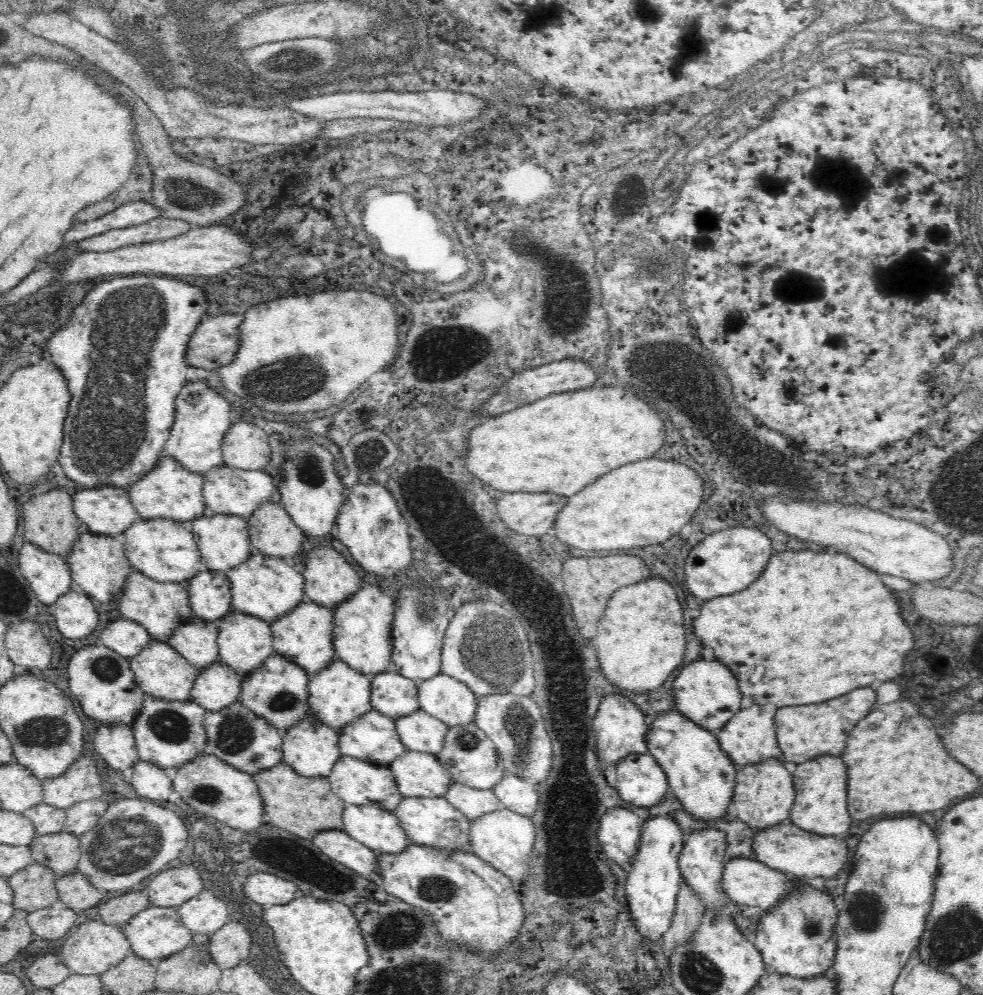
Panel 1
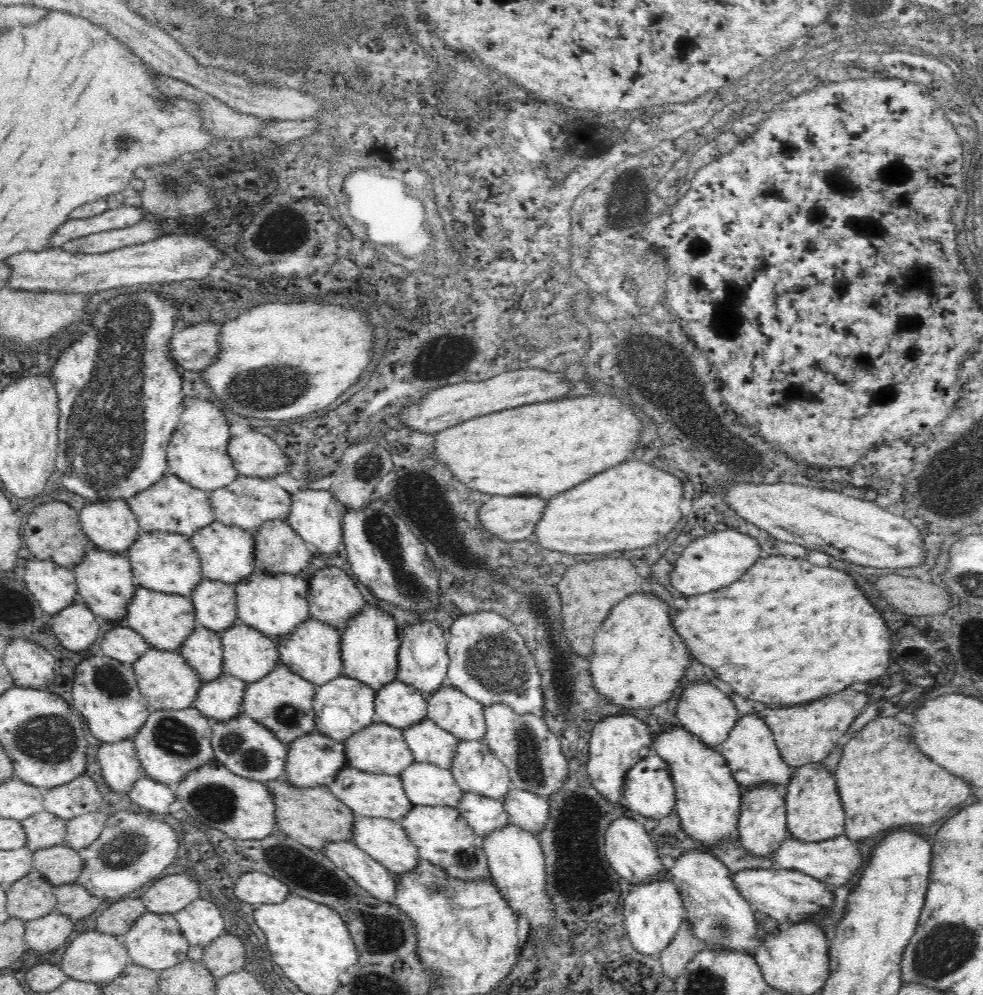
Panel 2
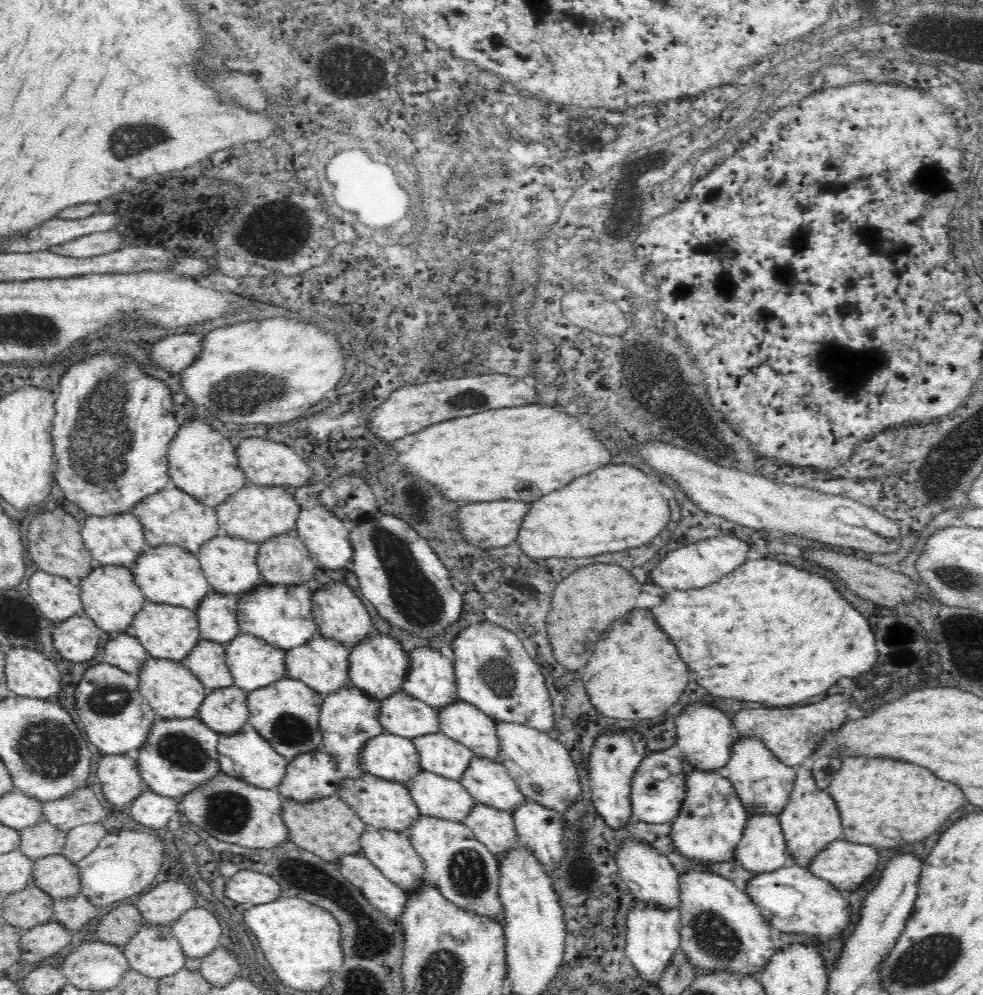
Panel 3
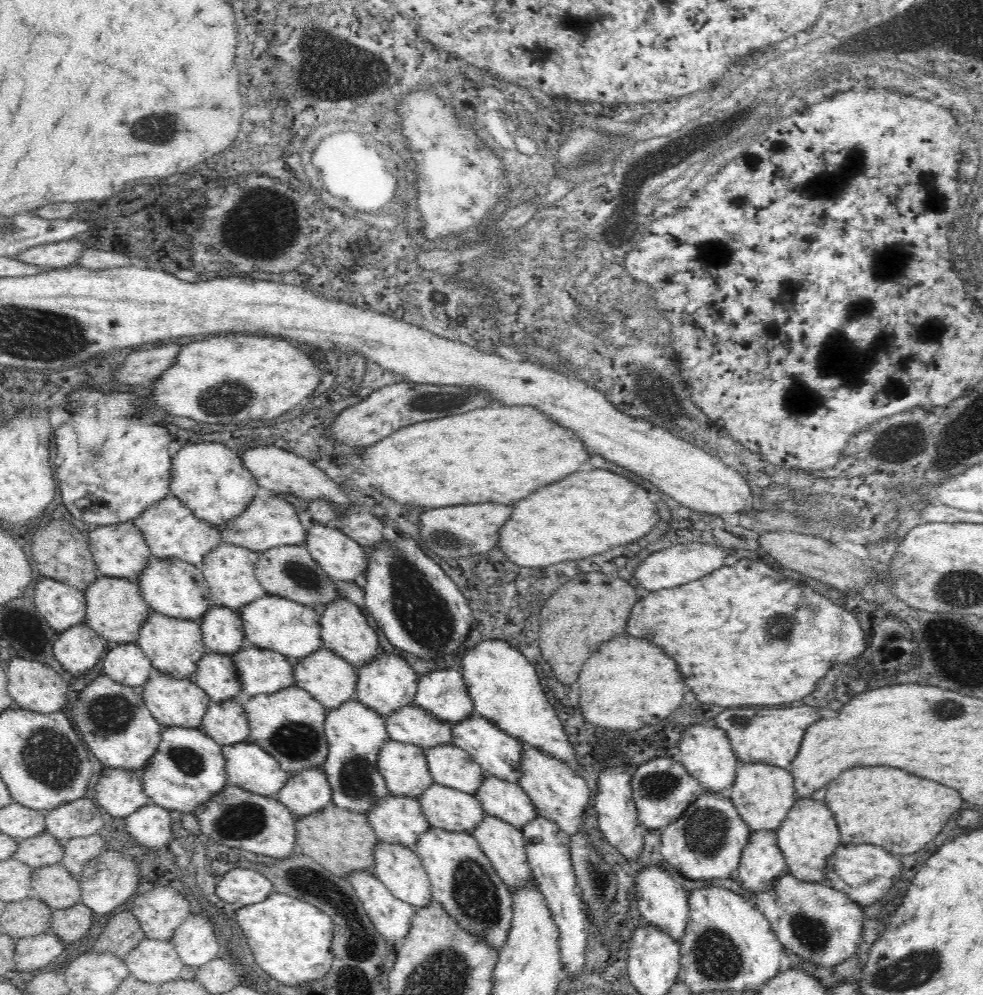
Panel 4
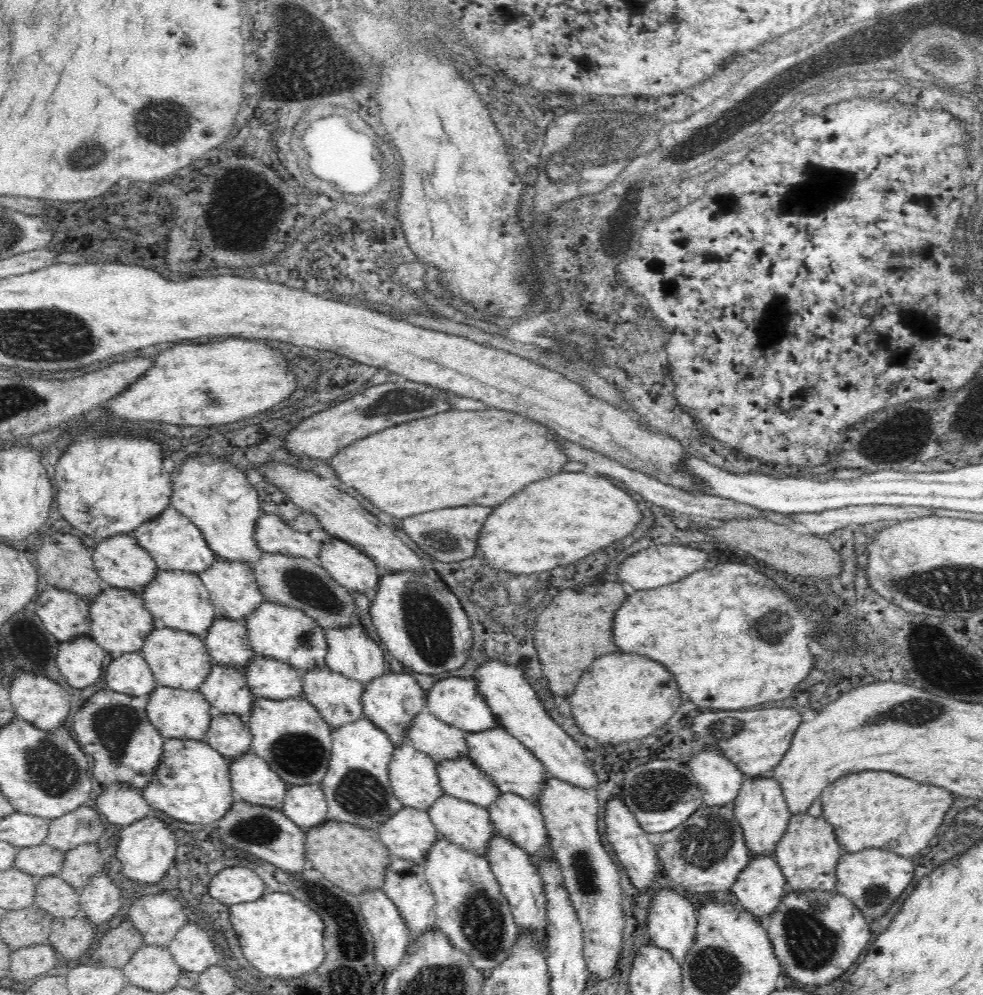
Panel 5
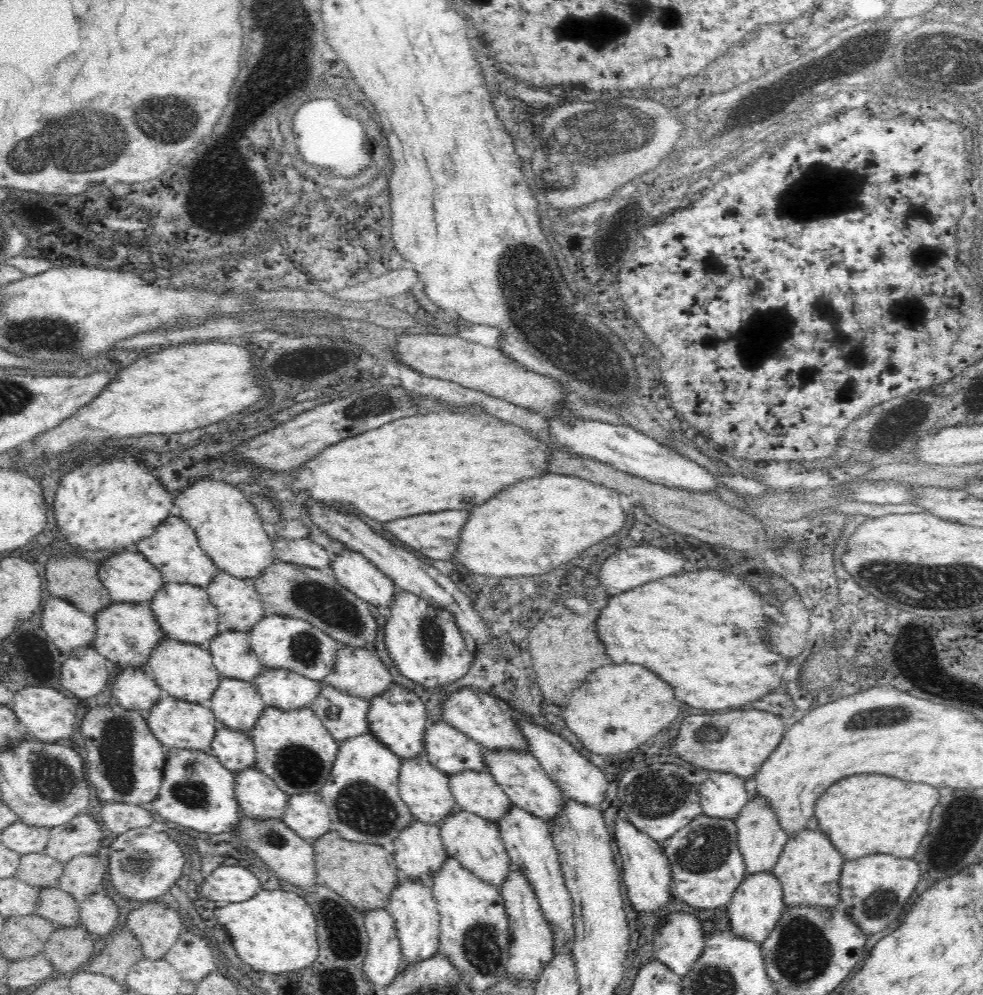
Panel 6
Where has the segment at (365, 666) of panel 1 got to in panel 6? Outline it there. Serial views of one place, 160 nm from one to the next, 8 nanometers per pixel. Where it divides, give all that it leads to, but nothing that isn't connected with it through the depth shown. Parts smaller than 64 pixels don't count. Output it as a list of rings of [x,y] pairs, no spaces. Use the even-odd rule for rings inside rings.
[[[390,686],[382,695],[370,699],[368,726],[370,733],[400,760],[412,760],[424,752],[424,732],[428,726],[427,710],[419,696],[405,686]]]

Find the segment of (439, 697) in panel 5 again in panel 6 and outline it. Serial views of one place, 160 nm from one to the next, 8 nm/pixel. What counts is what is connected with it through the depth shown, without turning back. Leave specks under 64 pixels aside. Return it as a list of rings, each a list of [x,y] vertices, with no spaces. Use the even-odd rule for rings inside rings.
[[[469,686],[460,688],[458,692],[450,690],[450,696],[442,704],[442,718],[488,750],[517,750],[518,752],[529,750],[529,743],[518,729],[510,709],[506,708],[497,697],[486,692]]]

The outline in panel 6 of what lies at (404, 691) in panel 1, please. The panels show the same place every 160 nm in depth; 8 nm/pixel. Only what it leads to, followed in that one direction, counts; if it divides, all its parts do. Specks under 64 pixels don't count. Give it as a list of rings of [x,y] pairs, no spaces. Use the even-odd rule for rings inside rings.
[[[438,720],[436,724],[428,724],[422,741],[424,753],[432,763],[432,766],[447,775],[464,772],[466,769],[482,772],[483,769],[487,768],[486,763],[484,763],[483,747],[444,720],[442,722]]]

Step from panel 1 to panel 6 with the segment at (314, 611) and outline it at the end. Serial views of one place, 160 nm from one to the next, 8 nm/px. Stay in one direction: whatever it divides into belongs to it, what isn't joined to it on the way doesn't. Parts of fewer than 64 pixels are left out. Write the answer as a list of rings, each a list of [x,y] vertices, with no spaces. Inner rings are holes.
[[[323,682],[316,700],[312,702],[315,715],[338,744],[370,733],[369,708],[369,700],[350,696],[347,692],[340,692]]]

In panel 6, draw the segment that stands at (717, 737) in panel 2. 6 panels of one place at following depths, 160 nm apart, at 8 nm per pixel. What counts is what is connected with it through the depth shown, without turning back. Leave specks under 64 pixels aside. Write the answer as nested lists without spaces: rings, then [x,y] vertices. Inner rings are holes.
[[[703,772],[699,786],[703,814],[712,818],[736,820],[748,802],[745,779],[728,772]]]

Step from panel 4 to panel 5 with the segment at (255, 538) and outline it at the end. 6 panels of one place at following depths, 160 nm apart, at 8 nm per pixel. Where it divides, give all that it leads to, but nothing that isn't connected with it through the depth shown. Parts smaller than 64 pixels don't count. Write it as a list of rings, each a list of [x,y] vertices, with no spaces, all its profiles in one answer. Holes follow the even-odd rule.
[[[262,513],[254,532],[264,553],[300,556],[319,563],[322,543],[310,537],[307,529],[296,530],[272,513]]]

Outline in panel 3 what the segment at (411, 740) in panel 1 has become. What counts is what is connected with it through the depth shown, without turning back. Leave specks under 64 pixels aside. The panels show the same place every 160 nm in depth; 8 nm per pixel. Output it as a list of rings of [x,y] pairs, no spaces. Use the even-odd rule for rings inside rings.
[[[434,732],[413,739],[420,755],[421,767],[426,772],[460,781],[464,776],[474,751],[448,738],[442,732]]]

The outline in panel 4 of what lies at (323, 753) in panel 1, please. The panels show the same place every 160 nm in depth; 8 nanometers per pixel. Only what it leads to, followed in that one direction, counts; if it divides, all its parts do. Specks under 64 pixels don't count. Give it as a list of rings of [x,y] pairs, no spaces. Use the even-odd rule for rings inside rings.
[[[323,767],[306,768],[290,775],[278,792],[277,799],[286,805],[296,818],[310,816],[332,805],[332,789]]]

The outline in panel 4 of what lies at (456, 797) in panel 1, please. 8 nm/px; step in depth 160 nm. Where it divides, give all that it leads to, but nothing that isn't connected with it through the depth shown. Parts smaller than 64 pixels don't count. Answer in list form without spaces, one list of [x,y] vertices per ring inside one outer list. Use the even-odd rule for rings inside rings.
[[[485,814],[472,835],[478,841],[484,854],[490,859],[497,875],[507,884],[511,893],[518,892],[520,888],[524,888],[532,880],[533,872],[528,864],[526,843],[520,828],[516,828],[495,816]]]

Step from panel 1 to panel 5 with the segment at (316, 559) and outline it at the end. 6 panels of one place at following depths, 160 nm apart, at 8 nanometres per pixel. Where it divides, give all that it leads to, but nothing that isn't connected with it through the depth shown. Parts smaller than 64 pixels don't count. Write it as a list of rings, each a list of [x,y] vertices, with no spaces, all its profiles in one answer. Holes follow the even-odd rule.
[[[346,626],[346,628],[324,628],[328,643],[325,666],[332,672],[339,672],[350,680],[357,680],[366,685],[376,676],[388,672],[388,664],[384,660],[382,647],[365,632],[362,626]]]

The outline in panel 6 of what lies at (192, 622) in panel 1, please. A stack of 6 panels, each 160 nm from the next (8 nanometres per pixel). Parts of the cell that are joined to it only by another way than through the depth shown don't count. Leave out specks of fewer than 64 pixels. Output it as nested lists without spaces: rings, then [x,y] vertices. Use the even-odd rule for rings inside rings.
[[[222,677],[212,696],[211,709],[219,725],[240,732],[250,732],[265,708],[254,679],[244,681]]]

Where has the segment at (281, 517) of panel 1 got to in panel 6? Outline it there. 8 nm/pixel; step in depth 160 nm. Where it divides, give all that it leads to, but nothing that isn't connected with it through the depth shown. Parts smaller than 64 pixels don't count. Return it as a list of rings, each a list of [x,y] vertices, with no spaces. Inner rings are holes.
[[[275,561],[254,580],[266,616],[278,614],[306,620],[337,640],[341,646],[347,644],[374,651],[378,625],[376,617],[370,612],[370,604],[344,589],[337,582],[334,572]]]

